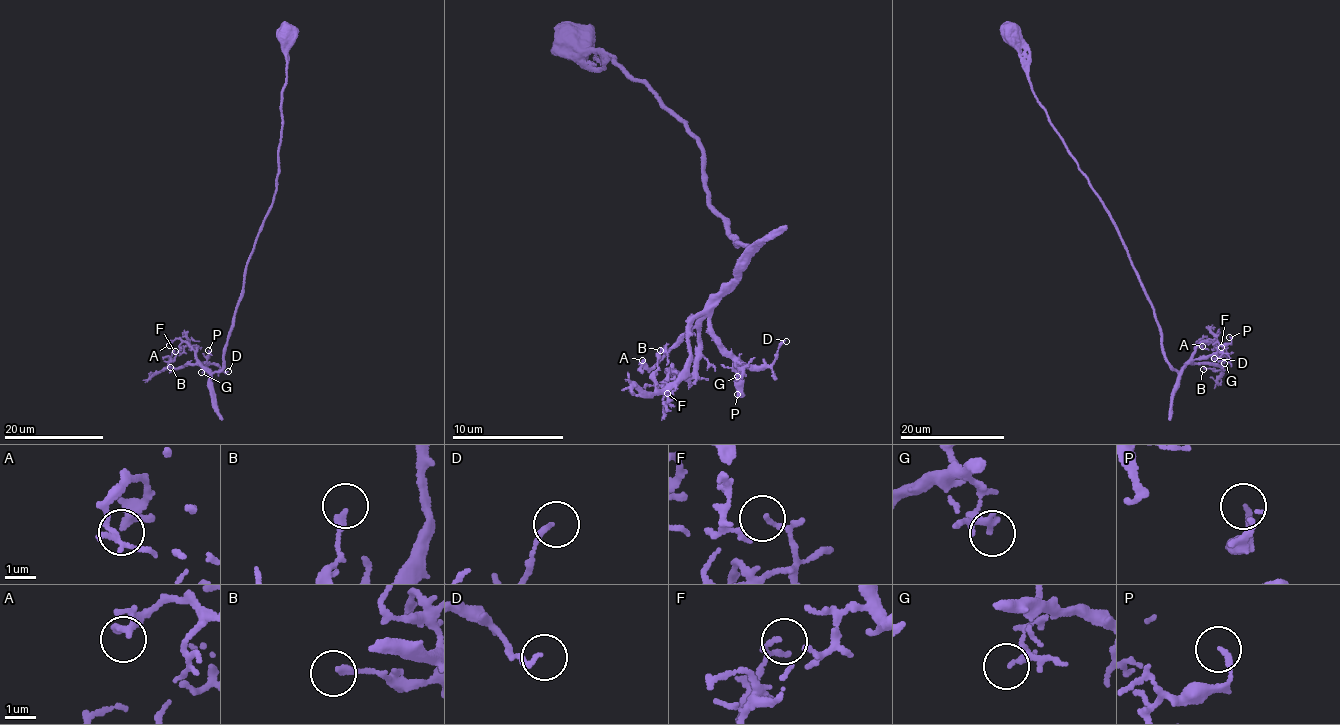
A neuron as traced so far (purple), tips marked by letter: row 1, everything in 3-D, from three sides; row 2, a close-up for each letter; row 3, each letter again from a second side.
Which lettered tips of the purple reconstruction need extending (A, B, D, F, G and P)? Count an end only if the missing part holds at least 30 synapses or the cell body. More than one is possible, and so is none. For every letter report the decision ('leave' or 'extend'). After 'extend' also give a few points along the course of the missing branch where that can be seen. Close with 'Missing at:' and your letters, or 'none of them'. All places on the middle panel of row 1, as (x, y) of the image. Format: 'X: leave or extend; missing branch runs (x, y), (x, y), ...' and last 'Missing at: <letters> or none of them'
A: leave
B: leave
D: leave
F: leave
G: leave
P: leave
Missing at: none of them

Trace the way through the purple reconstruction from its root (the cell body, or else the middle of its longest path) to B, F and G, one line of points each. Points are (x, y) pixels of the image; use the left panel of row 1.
B: (286, 34), (275, 191), (250, 255), (222, 367), (211, 373), (190, 363), (163, 370), (170, 367)
F: (286, 34), (275, 191), (250, 255), (222, 367), (211, 373), (190, 363), (172, 368), (168, 363), (175, 351)
G: (286, 34), (273, 204), (250, 255), (222, 367), (211, 373), (199, 363), (205, 365), (201, 372)

